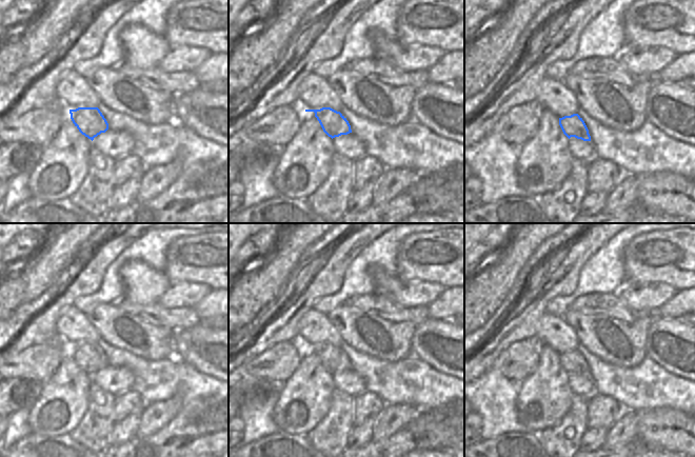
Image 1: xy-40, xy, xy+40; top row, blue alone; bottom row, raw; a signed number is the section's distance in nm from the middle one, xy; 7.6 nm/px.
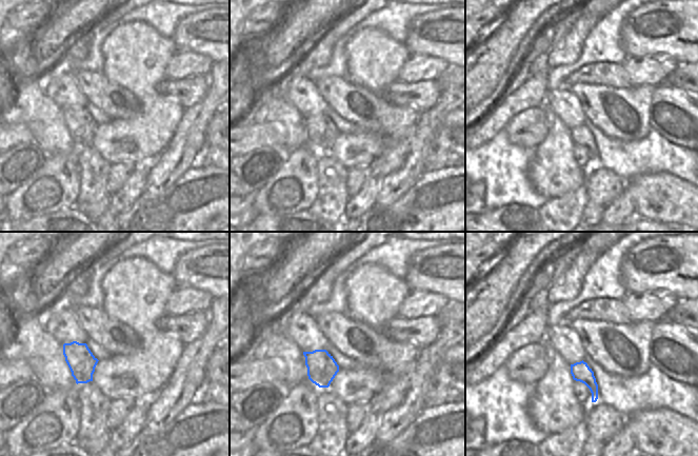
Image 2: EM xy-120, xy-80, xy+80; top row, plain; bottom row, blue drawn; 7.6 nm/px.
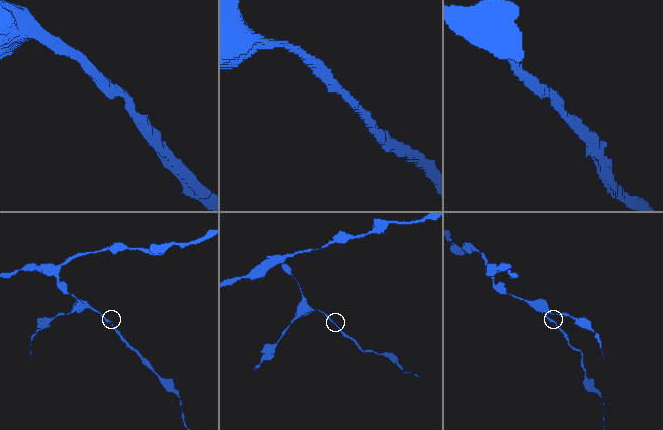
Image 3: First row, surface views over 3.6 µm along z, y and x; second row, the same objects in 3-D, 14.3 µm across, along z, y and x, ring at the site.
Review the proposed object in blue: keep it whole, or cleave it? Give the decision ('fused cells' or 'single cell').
single cell

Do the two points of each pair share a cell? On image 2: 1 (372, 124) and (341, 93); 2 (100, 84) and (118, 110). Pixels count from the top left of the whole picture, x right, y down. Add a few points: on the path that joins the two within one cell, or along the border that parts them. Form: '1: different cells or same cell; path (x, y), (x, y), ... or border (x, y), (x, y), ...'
1: same cell; path (362, 116), (354, 112), (347, 102)
2: same cell; path (101, 91), (113, 103)

